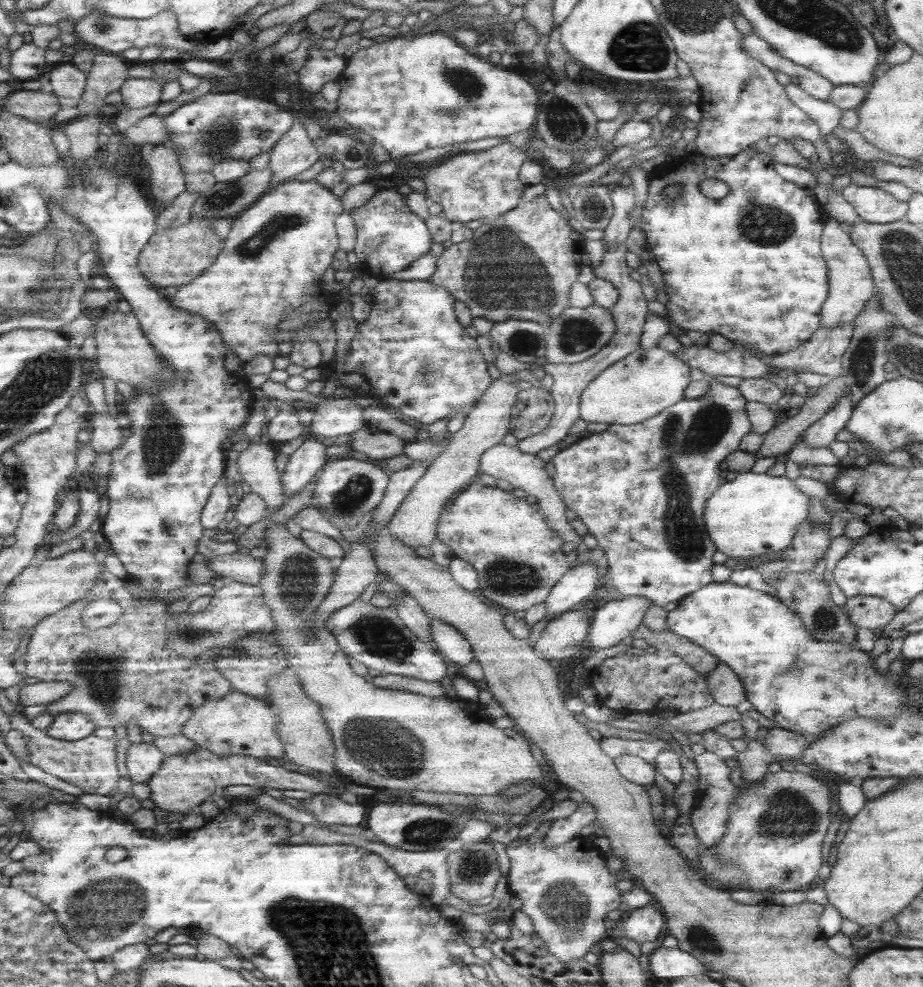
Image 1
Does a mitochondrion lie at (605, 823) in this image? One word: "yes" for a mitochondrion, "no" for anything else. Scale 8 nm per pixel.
no

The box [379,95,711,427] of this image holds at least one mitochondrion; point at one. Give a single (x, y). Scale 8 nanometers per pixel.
(502, 274)

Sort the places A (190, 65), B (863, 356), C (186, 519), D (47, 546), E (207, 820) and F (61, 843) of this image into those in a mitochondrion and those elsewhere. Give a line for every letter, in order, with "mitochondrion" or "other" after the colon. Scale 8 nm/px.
A: other
B: mitochondrion
C: other
D: other
E: other
F: other

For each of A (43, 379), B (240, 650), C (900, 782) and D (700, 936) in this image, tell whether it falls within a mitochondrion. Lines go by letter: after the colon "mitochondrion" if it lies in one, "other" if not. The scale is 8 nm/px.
A: mitochondrion
B: mitochondrion
C: other
D: mitochondrion

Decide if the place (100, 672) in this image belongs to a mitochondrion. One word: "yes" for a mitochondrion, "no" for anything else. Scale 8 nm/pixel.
yes

